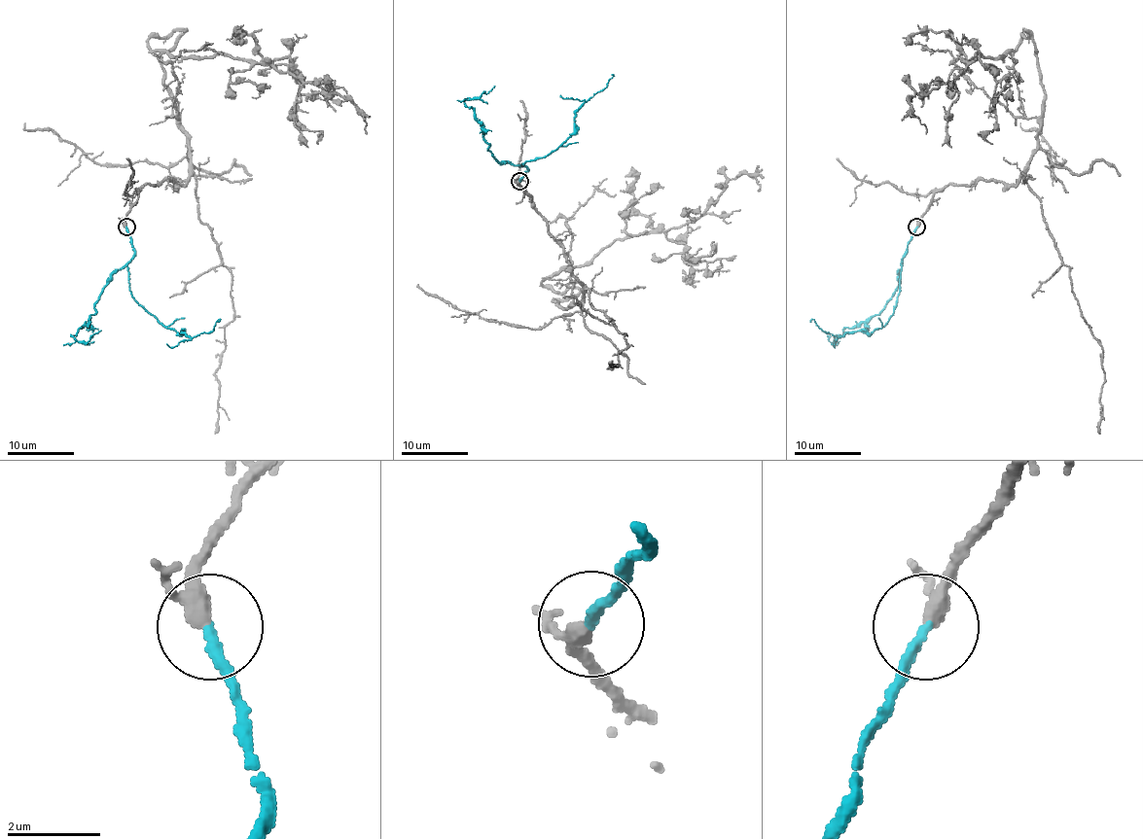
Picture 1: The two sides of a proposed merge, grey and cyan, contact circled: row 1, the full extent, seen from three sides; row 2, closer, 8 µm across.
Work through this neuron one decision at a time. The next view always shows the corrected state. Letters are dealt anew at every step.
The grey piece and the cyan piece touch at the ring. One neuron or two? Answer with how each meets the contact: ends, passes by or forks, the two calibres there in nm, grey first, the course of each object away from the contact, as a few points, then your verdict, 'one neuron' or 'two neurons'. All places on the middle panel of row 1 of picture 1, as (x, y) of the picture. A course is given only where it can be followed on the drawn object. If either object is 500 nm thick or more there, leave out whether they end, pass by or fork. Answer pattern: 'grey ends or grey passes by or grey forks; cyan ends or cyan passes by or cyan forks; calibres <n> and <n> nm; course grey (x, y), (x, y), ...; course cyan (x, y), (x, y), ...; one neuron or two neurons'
grey passes by; cyan ends; calibres 280 and 220 nm; course grey (520, 180), (583, 286), (562, 308), (579, 291), (547, 278), (694, 223), (742, 174), (761, 191); course cyan (520, 180), (527, 168), (520, 165), (542, 158), (572, 133), (574, 113), (602, 89), (611, 75); one neuron

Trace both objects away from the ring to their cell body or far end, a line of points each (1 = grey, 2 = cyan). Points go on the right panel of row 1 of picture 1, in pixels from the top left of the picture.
1: (916, 227), (949, 184), (1022, 175), (1034, 39), (916, 93), (926, 133)
2: (916, 227), (901, 265), (894, 311), (886, 323), (870, 333), (849, 332), (839, 336), (826, 333), (810, 321)

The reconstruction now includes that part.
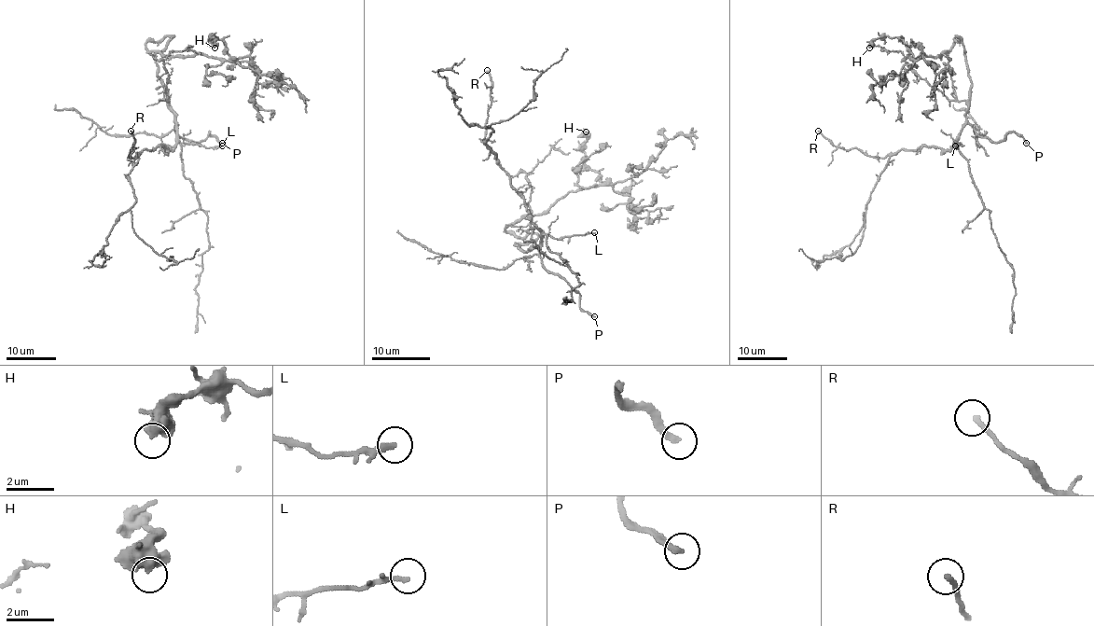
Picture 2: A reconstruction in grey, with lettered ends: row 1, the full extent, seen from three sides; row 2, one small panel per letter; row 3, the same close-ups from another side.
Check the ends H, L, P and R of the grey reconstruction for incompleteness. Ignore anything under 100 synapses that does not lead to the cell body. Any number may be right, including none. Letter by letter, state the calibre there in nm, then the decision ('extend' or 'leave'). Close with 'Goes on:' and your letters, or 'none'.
H: calibre 440 nm; leave
L: calibre 150 nm; leave
P: calibre 260 nm; extend
R: calibre 200 nm; leave
Goes on: P

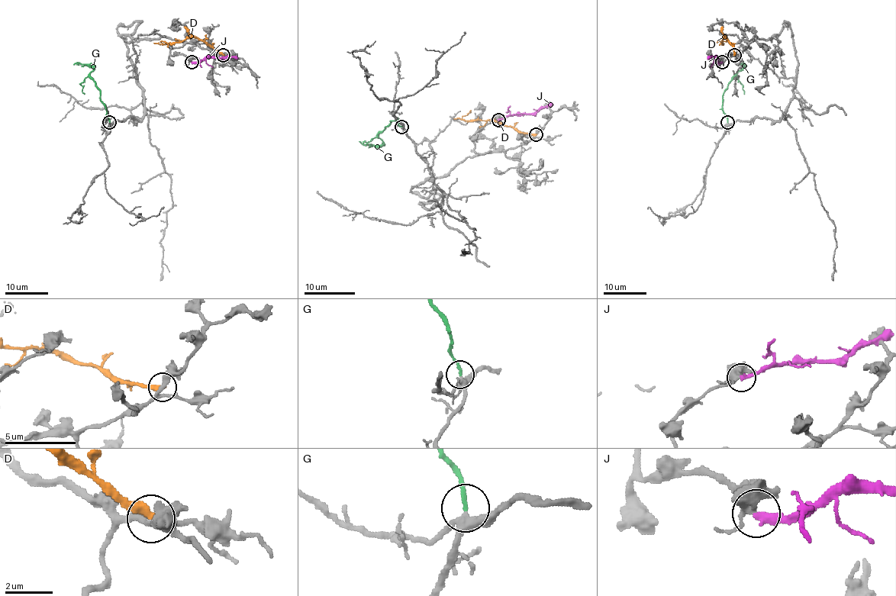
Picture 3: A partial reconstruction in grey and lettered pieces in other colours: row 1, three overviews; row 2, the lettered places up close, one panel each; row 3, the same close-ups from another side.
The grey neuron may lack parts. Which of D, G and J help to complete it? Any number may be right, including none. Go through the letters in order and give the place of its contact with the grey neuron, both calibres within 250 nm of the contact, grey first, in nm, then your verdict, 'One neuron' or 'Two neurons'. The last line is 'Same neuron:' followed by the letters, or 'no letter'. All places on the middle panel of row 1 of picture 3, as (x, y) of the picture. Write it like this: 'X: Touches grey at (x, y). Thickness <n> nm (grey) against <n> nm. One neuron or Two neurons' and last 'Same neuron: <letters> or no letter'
D: Touches grey at (536, 134). Thickness 260 nm (grey) against 400 nm. Two neurons
G: Touches grey at (401, 127). Thickness 280 nm (grey) against 170 nm. One neuron
J: Touches grey at (498, 120). Thickness 400 nm (grey) against 320 nm. Two neurons
Same neuron: G

